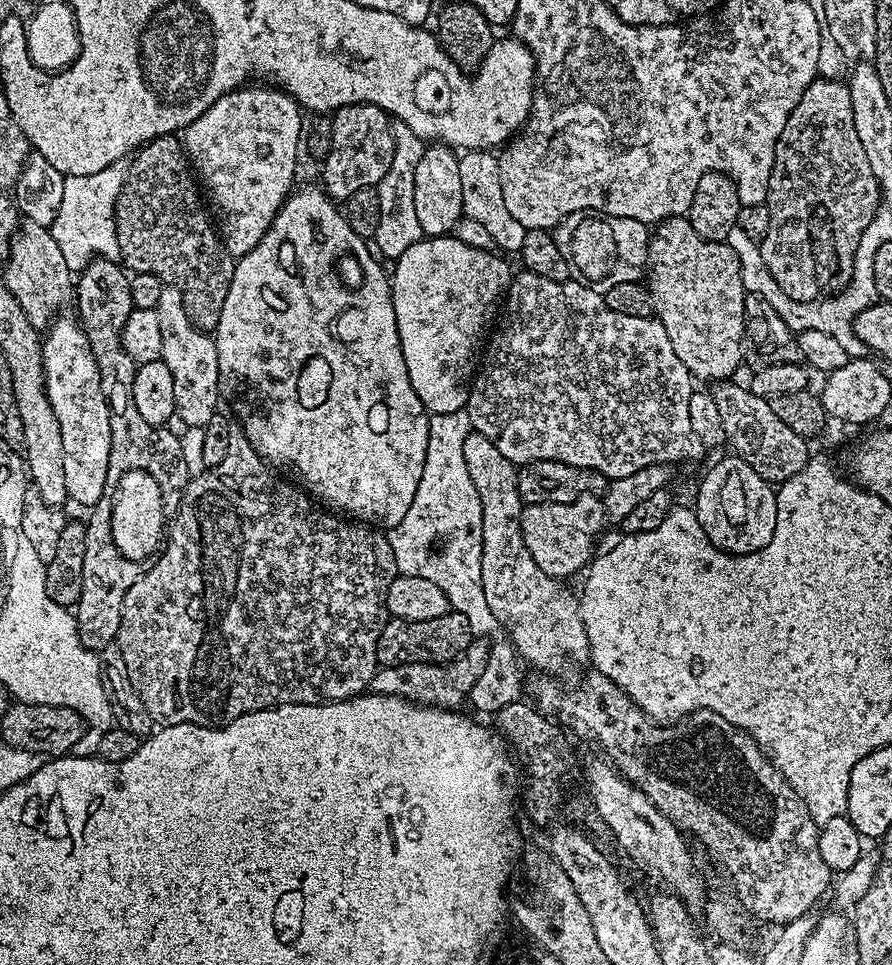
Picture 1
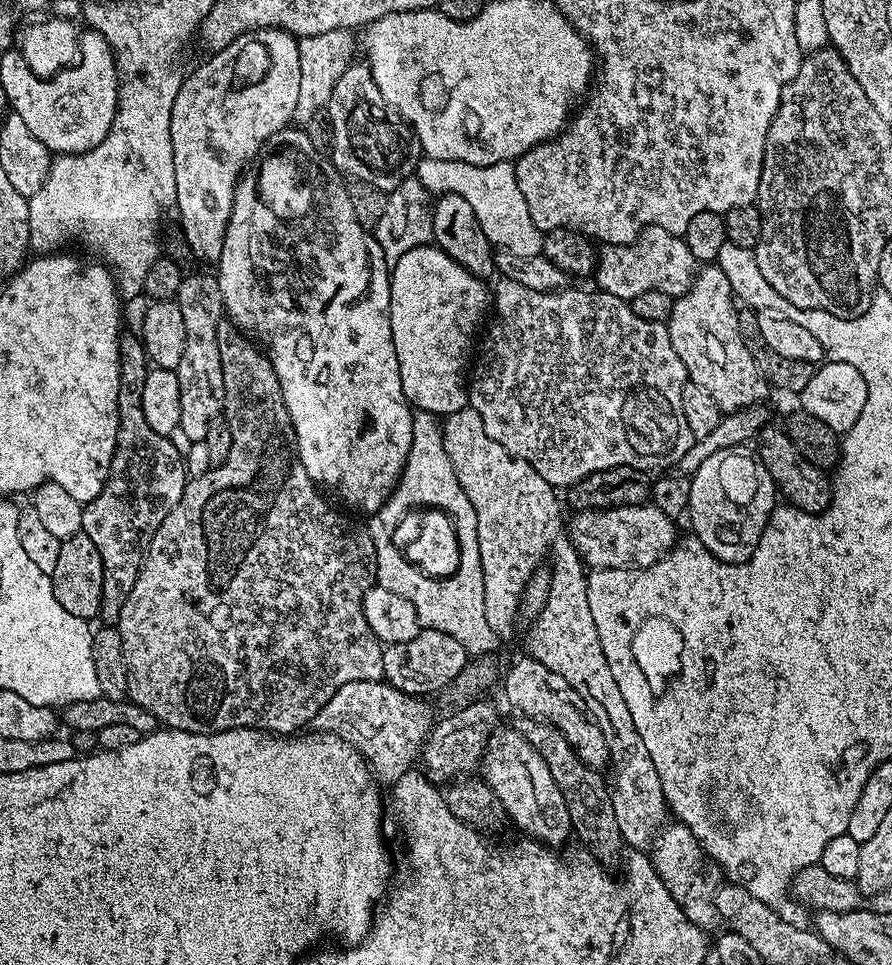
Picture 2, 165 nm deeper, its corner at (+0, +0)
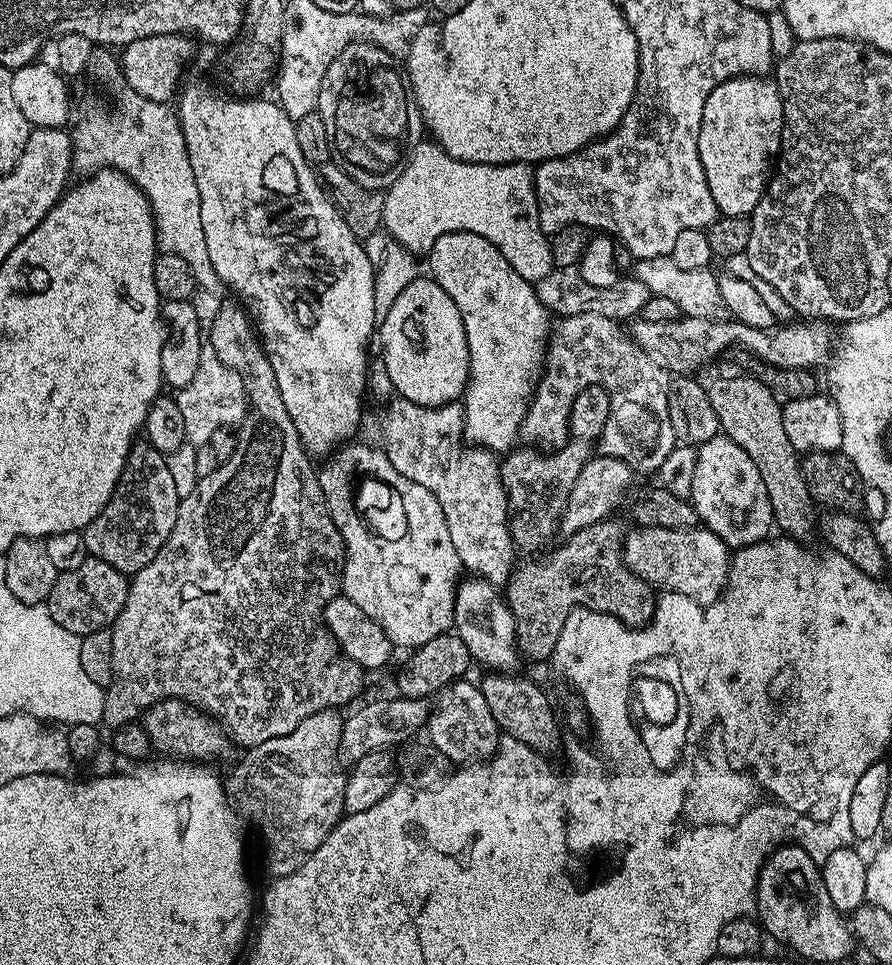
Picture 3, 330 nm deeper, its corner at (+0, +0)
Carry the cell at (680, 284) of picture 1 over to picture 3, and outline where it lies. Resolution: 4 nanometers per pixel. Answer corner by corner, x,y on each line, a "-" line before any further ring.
712,366
705,367
699,373
698,379
701,386
706,390
710,398
710,406
714,406
714,414
718,414
720,431
723,435
730,437
758,466
758,474
762,474
762,482
766,482
766,494
770,494
770,506
772,507
772,519
777,529
781,528
781,533
787,534
792,538
804,538
808,531
813,531
814,525
818,520
818,512
814,507
803,478
801,468
801,457
790,446
790,438
786,438
786,426
782,426
782,414
784,409
779,400
772,397
772,392
760,381
757,375
743,374
744,376
719,376
712,369

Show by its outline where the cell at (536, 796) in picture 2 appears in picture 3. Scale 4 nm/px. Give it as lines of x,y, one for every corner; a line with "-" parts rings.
468,678
449,684
435,697
434,707
428,714
427,732
427,743
442,750
442,754
446,754
452,762
475,762
491,756
502,735
490,714
490,706
486,706
486,698
482,698
482,690
475,683
471,684

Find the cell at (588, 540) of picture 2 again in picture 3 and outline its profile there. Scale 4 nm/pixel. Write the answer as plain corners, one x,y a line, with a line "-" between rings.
654,522
649,528
636,528
624,537
624,561
629,570
638,578
655,586
664,592
686,594
699,604
712,604
719,600
728,582
728,565
730,563
730,549
709,528
697,526
694,528
663,528

